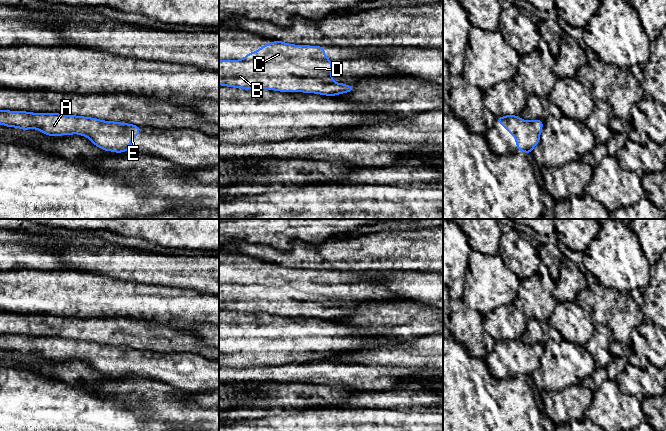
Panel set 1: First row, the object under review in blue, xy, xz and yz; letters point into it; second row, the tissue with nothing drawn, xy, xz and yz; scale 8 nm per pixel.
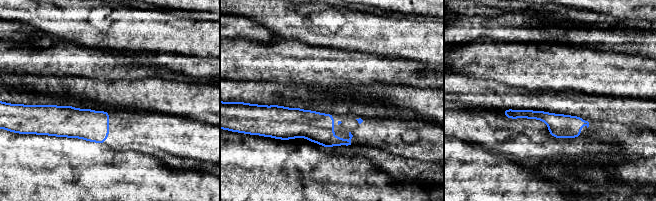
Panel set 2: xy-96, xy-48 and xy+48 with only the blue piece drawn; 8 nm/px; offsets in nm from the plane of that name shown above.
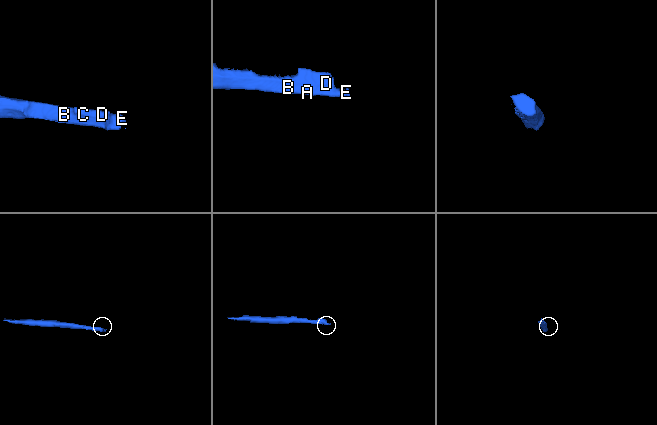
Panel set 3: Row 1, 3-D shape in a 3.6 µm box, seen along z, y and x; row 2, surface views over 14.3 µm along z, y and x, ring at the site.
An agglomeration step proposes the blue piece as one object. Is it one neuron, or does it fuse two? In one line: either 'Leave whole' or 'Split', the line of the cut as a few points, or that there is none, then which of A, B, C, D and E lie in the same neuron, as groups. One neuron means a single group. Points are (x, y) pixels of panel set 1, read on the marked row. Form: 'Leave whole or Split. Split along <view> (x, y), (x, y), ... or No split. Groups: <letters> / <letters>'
Split. Split along xz (290, 80), (295, 78), (317, 78), (322, 85), (322, 94). Groups: A B C D / E

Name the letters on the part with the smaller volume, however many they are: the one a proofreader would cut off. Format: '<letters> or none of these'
E

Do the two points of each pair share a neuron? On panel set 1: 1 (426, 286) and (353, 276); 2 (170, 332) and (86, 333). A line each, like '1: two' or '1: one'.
1: one
2: one

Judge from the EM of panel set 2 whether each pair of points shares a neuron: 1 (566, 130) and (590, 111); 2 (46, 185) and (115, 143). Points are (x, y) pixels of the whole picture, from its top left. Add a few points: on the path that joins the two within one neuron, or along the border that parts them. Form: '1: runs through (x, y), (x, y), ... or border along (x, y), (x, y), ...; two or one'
1: border along (559, 113), (598, 121); two
2: border along (112, 149), (121, 151); two

